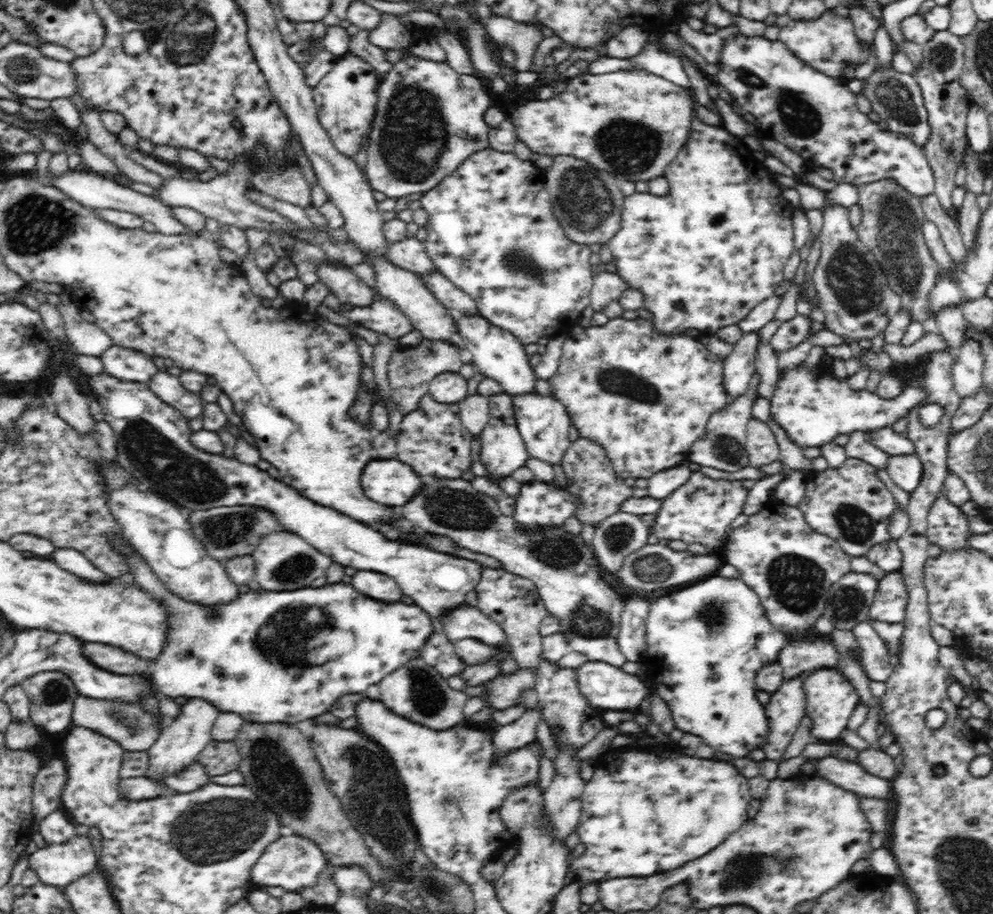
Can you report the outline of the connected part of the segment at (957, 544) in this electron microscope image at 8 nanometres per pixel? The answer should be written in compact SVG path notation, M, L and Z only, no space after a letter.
M944 493L931 507L927 517L927 537L930 543L937 544L944 552L946 550L964 550L970 548L968 537L970 526L968 517L960 507L954 507Z

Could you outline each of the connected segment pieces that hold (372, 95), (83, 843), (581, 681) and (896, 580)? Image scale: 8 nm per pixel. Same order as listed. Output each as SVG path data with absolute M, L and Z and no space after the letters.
M347 53L336 58L332 70L312 89L320 124L340 154L354 158L362 145L370 140L370 128L378 104L376 90L381 80L382 75L372 70L362 57Z
M77 833L68 842L61 842L56 844L47 844L43 849L39 849L27 855L25 852L23 855L28 857L29 868L36 871L40 882L52 885L58 888L67 887L71 882L77 881L78 878L85 874L91 873L98 867L98 859L96 858L96 852L92 845L92 839L87 835L78 835Z
M589 660L585 665L576 669L576 678L578 687L592 706L598 707L603 711L620 710L620 711L638 711L640 702L652 694L652 688L648 682L642 681L636 675L626 673L617 666L606 664L602 660Z
M900 571L886 573L878 580L879 585L869 608L870 620L904 623L908 604L908 587Z

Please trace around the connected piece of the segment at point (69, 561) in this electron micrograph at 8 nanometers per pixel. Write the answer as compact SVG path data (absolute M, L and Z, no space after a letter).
M58 548L50 557L55 564L88 582L109 583L113 579L92 565L82 553L70 548Z

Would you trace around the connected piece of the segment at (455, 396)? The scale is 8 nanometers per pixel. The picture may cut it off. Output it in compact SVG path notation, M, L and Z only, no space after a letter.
M442 372L429 382L429 395L444 404L456 404L467 397L467 380L458 372Z

